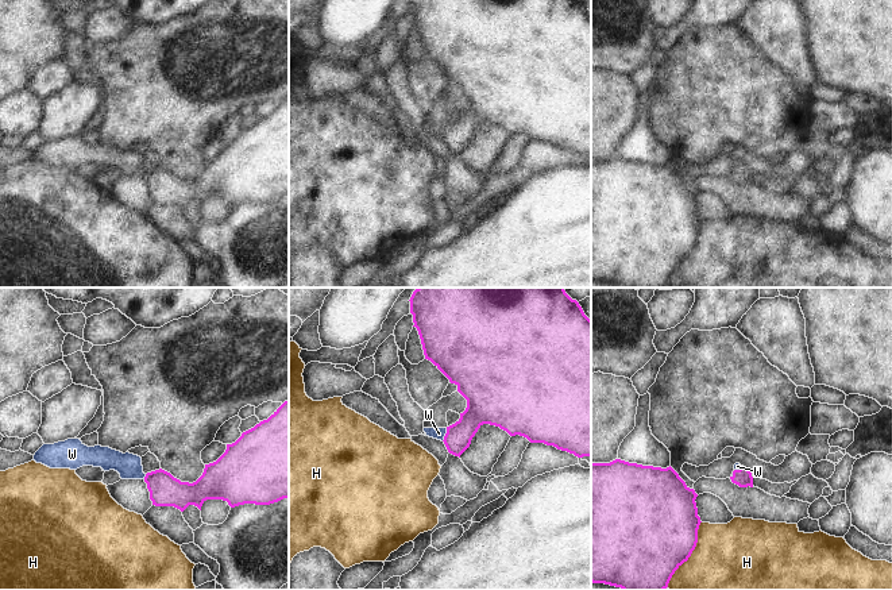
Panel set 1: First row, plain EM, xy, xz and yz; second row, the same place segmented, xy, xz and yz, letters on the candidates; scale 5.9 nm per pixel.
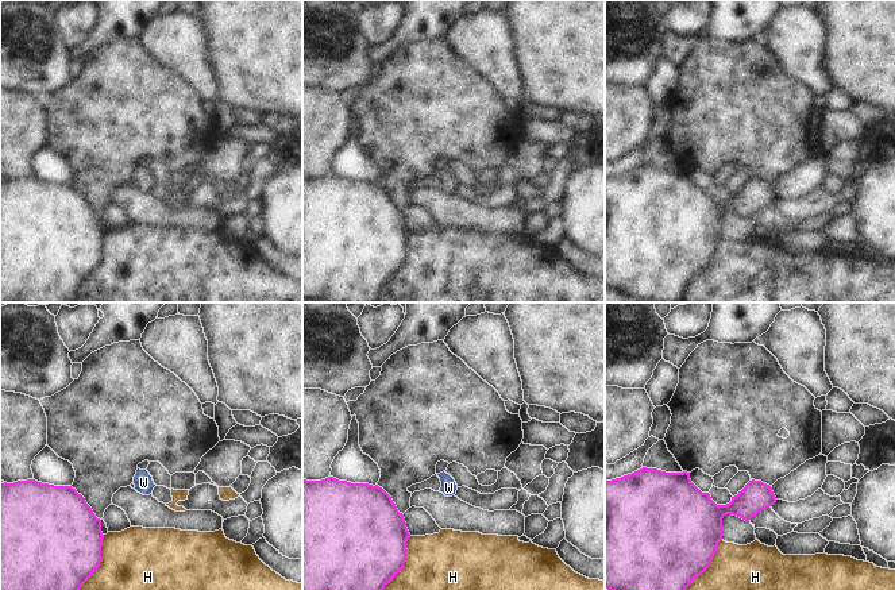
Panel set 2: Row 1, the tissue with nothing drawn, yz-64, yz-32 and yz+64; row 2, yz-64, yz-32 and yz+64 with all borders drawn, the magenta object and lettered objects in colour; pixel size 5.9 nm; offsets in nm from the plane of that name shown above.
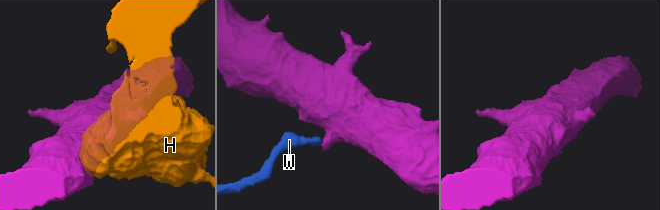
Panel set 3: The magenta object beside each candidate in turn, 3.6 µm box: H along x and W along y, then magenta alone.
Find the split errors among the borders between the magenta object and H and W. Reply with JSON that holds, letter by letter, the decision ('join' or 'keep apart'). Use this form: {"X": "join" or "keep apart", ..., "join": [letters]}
{"H": "keep apart", "W": "join", "join": ["W"]}

